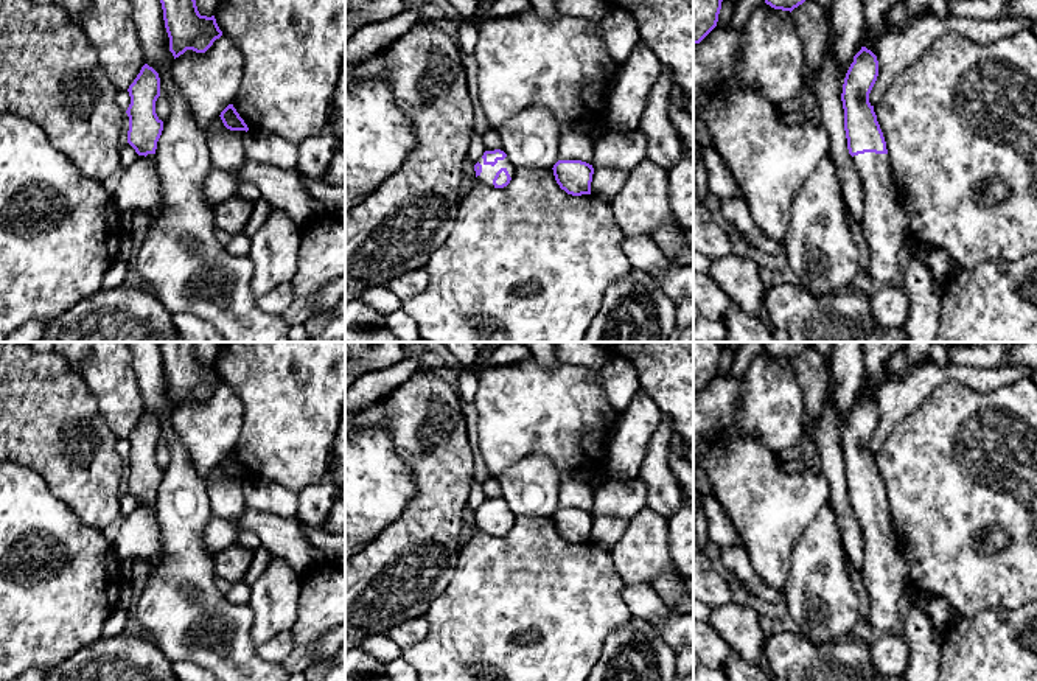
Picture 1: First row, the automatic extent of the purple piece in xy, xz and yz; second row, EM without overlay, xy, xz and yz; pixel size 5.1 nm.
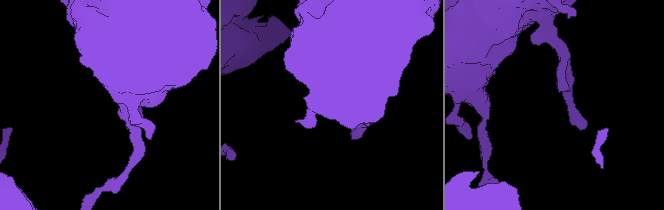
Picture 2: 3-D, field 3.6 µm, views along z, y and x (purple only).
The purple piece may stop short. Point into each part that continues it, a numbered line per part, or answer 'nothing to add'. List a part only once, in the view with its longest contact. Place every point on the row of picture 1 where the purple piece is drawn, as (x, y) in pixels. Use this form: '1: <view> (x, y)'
1: xz (488, 171)

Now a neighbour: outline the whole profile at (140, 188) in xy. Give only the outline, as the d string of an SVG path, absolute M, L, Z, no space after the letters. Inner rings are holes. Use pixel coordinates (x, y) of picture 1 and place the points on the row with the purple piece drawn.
M138 155L120 177L113 193L113 201L120 210L143 211L149 221L155 219L163 205L163 190L155 166L145 157Z

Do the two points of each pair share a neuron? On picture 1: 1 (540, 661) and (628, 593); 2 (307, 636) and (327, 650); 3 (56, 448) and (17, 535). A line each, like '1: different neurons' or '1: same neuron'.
1: different neurons
2: different neurons
3: different neurons

